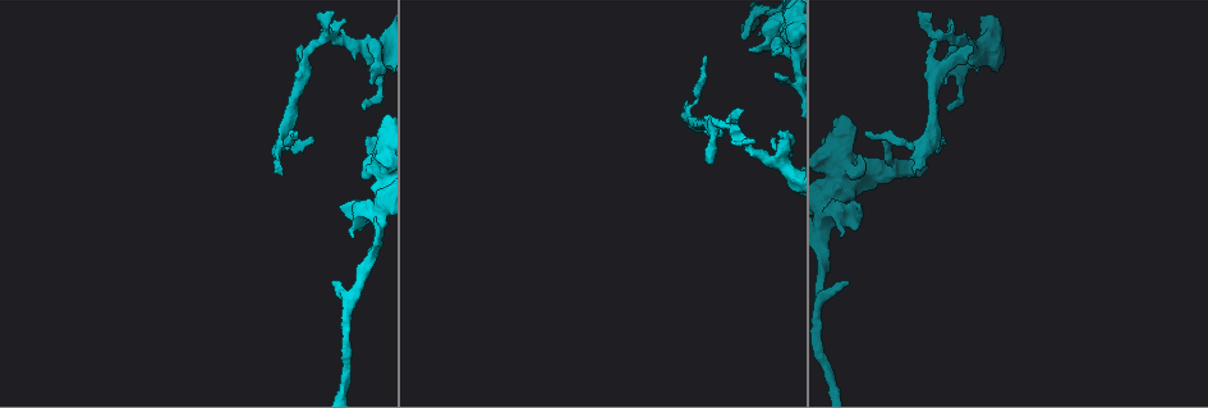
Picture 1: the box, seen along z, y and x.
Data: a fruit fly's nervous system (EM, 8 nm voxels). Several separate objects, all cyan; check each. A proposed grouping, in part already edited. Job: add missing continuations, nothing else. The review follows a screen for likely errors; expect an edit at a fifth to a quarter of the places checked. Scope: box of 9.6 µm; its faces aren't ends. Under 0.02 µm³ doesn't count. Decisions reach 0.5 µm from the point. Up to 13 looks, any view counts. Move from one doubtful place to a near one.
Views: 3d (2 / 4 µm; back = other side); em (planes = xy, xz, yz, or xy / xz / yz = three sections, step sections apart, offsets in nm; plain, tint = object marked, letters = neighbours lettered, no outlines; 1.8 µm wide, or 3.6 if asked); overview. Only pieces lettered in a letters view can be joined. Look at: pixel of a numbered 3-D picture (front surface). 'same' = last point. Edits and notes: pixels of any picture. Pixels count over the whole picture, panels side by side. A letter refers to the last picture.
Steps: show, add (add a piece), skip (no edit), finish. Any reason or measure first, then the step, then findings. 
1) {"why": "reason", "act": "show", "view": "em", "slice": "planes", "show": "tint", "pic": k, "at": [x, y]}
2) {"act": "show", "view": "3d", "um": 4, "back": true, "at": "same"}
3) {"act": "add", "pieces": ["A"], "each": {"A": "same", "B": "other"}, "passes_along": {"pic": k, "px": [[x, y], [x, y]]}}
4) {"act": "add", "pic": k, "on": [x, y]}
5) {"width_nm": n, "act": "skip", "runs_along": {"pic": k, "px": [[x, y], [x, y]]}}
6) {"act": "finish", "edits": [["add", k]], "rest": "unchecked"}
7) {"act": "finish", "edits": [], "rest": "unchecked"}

{"why": "branch stops here", "act": "show", "view": "em", "slice": "xy", "step": 4, "show": "letters", "pic": 1, "at": [280, 174]}

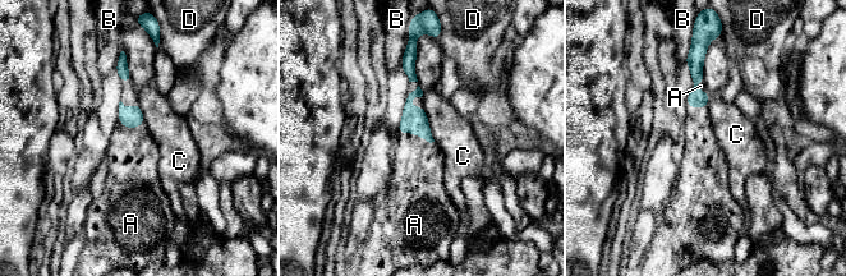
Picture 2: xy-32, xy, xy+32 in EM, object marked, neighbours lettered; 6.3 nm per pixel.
{"act": "add", "pieces": ["A"], "each": {"A": "same", "B": "other", "C": "other", "D": "other"}, "passes_along": {"pic": 2, "px": [[414, 120], [415, 134], [417, 174]]}, "found": "the neuron continues"}

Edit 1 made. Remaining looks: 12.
{"act": "show", "view": "overview"}

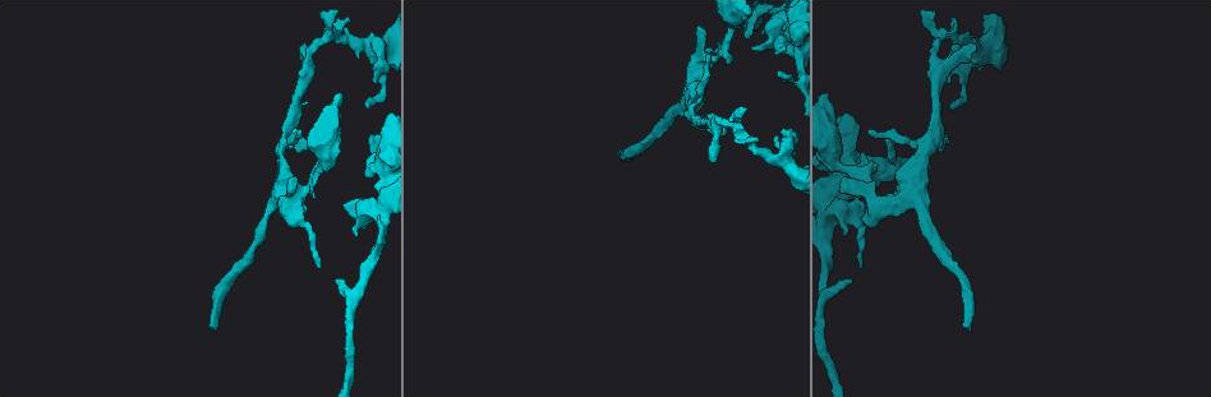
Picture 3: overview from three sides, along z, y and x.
{"why": "free end", "act": "show", "view": "em", "slice": "planes", "show": "plain", "pic": 3, "at": [356, 203]}

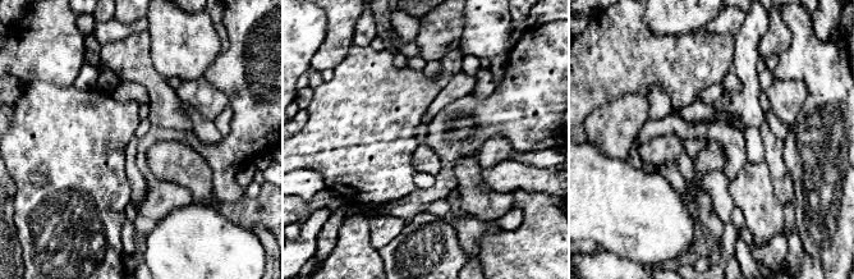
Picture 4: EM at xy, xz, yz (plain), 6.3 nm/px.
{"why": "what lies round it", "act": "show", "view": "em", "slice": "planes", "show": "letters", "at": "same"}

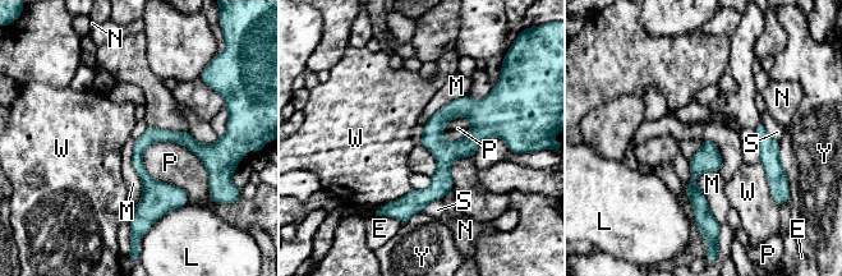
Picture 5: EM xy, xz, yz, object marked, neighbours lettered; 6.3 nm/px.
{"act": "skip", "each": {"E": "other", "L": "other", "M": "other", "N": "other", "P": "other", "S": "other", "W": "other", "Y": "other"}, "border": {"pic": 5, "px": [[134, 141], [133, 211]]}, "found": "no lettered piece goes on from it"}

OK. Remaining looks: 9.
{"why": "free end", "act": "show", "view": "3d", "um": 4, "pic": 3, "at": [785, 135]}

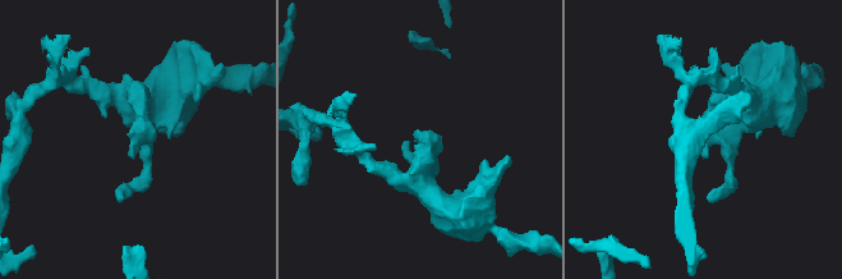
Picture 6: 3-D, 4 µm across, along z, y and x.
{"act": "show", "view": "em", "slice": "planes", "show": "tint", "pic": 6, "at": [130, 156]}

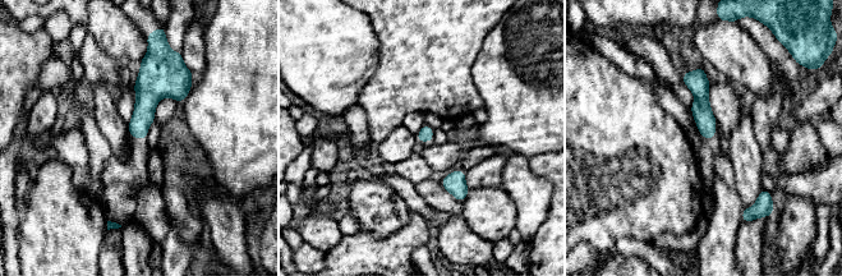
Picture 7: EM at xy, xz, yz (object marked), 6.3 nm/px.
{"why": "what lies round it", "act": "show", "view": "em", "slice": "planes", "show": "letters", "at": "same"}

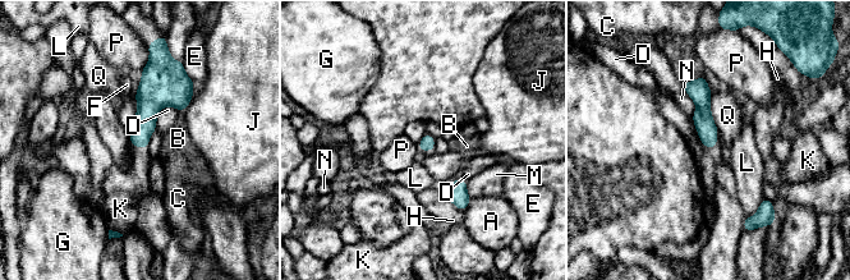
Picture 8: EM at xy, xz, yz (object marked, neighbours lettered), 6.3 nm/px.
{"act": "skip", "each": {"A": "other", "B": "other", "C": "other", "D": "other", "E": "other", "F": "other", "G": "other", "H": "other", "J": "other", "K": "other", "L": "other", "M": "other", "N": "other", "P": "other", "Q": "other"}, "runs_along": {"pic": 8, "px": [[701, 81], [703, 123], [712, 143]]}, "found": "none of them fits"}

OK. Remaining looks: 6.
{"why": "branch stops here", "act": "show", "view": "3d", "um": 2, "back": true, "pic": 3, "at": [303, 49]}

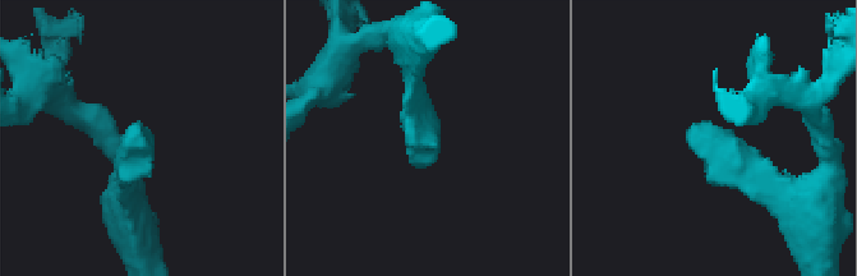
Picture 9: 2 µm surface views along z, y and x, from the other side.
{"why": "need the tissue", "act": "show", "view": "em", "um": 3.6, "slice": "planes", "show": "letters", "pic": 9, "at": [126, 136]}

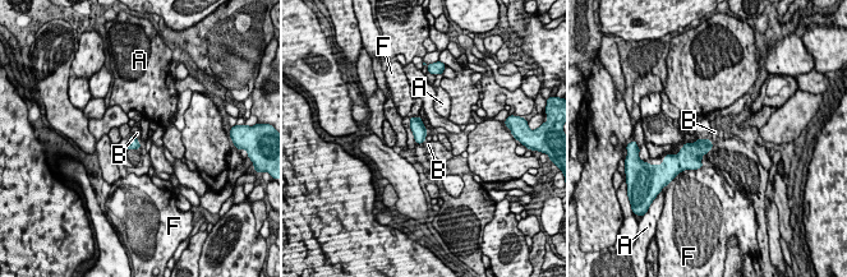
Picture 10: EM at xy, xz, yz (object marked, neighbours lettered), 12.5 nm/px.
{"width_nm": 140, "act": "skip", "each": {"A": "other", "B": "other", "F": "other"}, "border": {"pic": 10, "px": [[132, 134], [139, 143]]}, "found": "none of them fits"}

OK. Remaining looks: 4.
{"why": "free end", "act": "show", "view": "em", "um": 3.6, "slice": "xy", "step": 8, "show": "letters", "pic": 3, "at": [852, 279]}

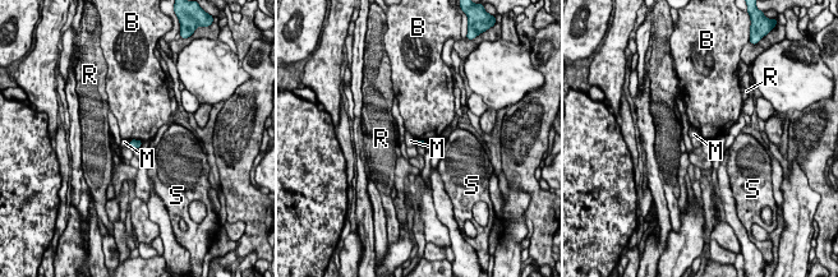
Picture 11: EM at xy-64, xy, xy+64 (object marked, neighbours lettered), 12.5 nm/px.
{"act": "show", "view": "em", "um": 3.6, "slice": "planes", "show": "letters", "at": "same"}

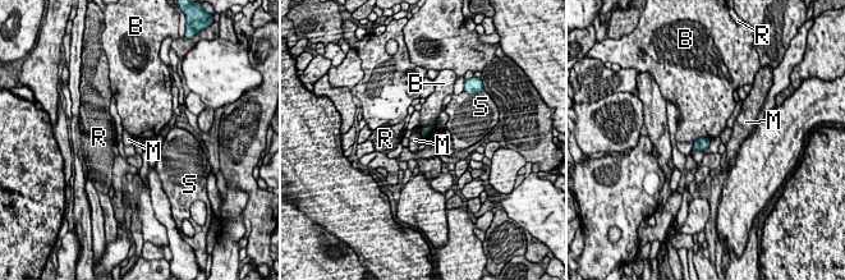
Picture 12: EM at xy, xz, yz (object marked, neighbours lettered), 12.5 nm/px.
{"longest_contact_nm": ["B", 170], "act": "skip", "each": {"B": "other", "M": "other", "R": "other", "S": "other"}, "found": "no lettered piece goes on from it"}

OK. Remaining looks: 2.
{"act": "finish", "edits": [["add", 2]], "rest": "unchecked"}

